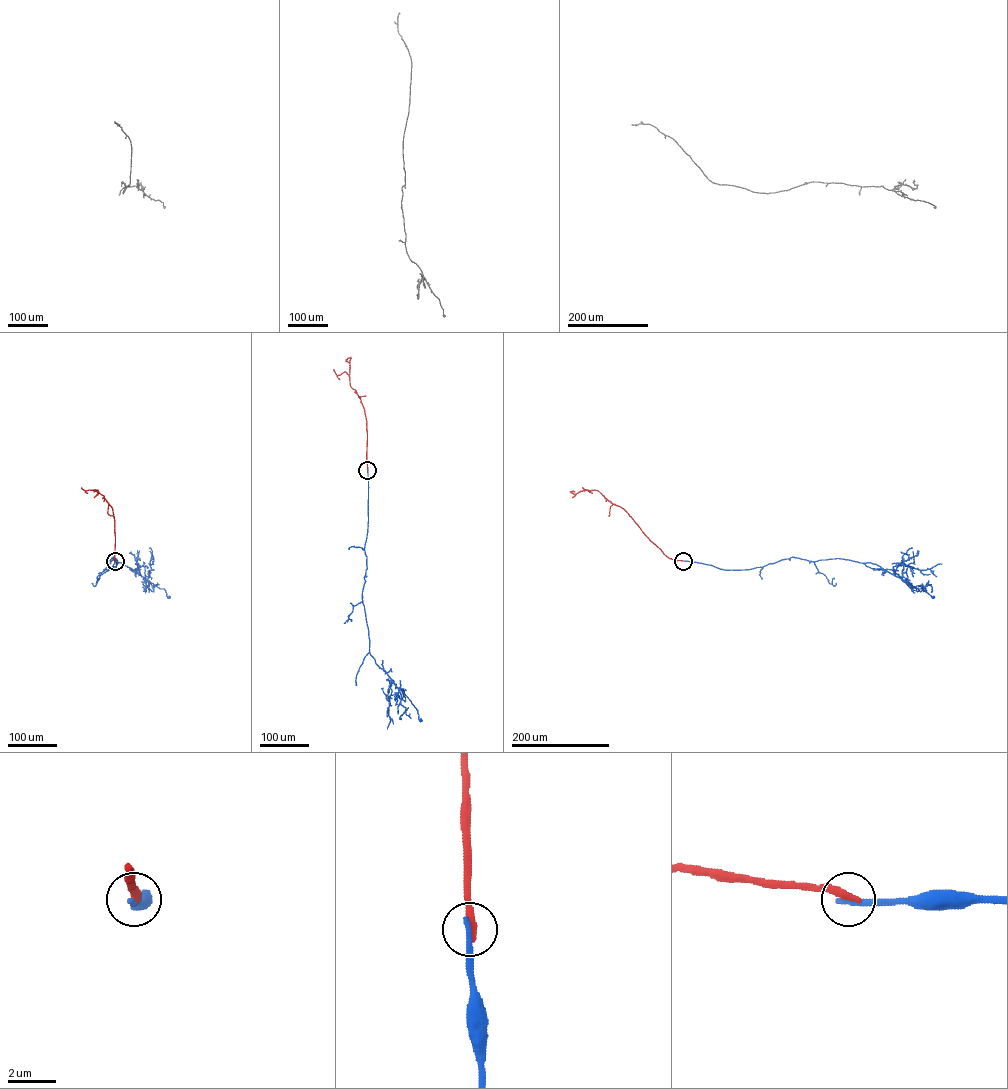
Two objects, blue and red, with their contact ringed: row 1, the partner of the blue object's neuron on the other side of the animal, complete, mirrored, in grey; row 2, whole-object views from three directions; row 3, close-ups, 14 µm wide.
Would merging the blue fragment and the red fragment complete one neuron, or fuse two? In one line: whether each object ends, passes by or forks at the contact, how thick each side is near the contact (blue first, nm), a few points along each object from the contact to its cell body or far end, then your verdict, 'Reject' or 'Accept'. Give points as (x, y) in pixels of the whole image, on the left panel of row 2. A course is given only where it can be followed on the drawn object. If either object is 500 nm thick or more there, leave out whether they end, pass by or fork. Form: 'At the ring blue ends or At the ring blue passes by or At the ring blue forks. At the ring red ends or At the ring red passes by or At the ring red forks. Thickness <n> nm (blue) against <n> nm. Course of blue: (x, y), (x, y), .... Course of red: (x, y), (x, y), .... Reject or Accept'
At the ring blue ends. At the ring red ends. Thickness 260 nm (blue) against 360 nm. Course of blue: (115, 561), (116, 570), (112, 567), (113, 556), (110, 561), (115, 558), (117, 563), (164, 588), (169, 597). Course of red: (115, 561), (112, 508), (98, 490), (98, 494), (98, 491), (93, 492). Reject

